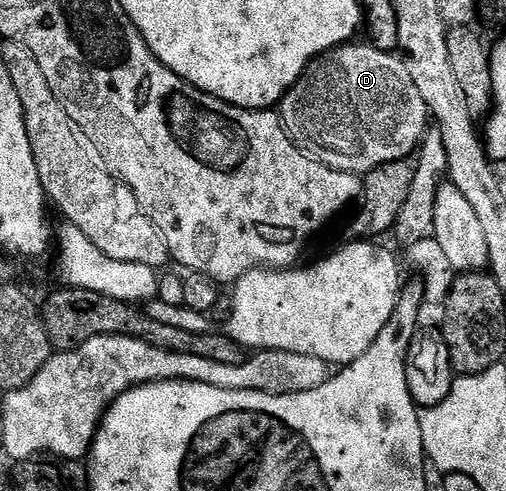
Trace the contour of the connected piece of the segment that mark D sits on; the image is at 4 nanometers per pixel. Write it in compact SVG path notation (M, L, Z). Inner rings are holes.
M371 44L356 45L336 46L318 55L279 102L278 113L288 139L308 157L335 170L363 176L382 164L413 157L419 151L424 133L428 131L430 112L403 57Z

